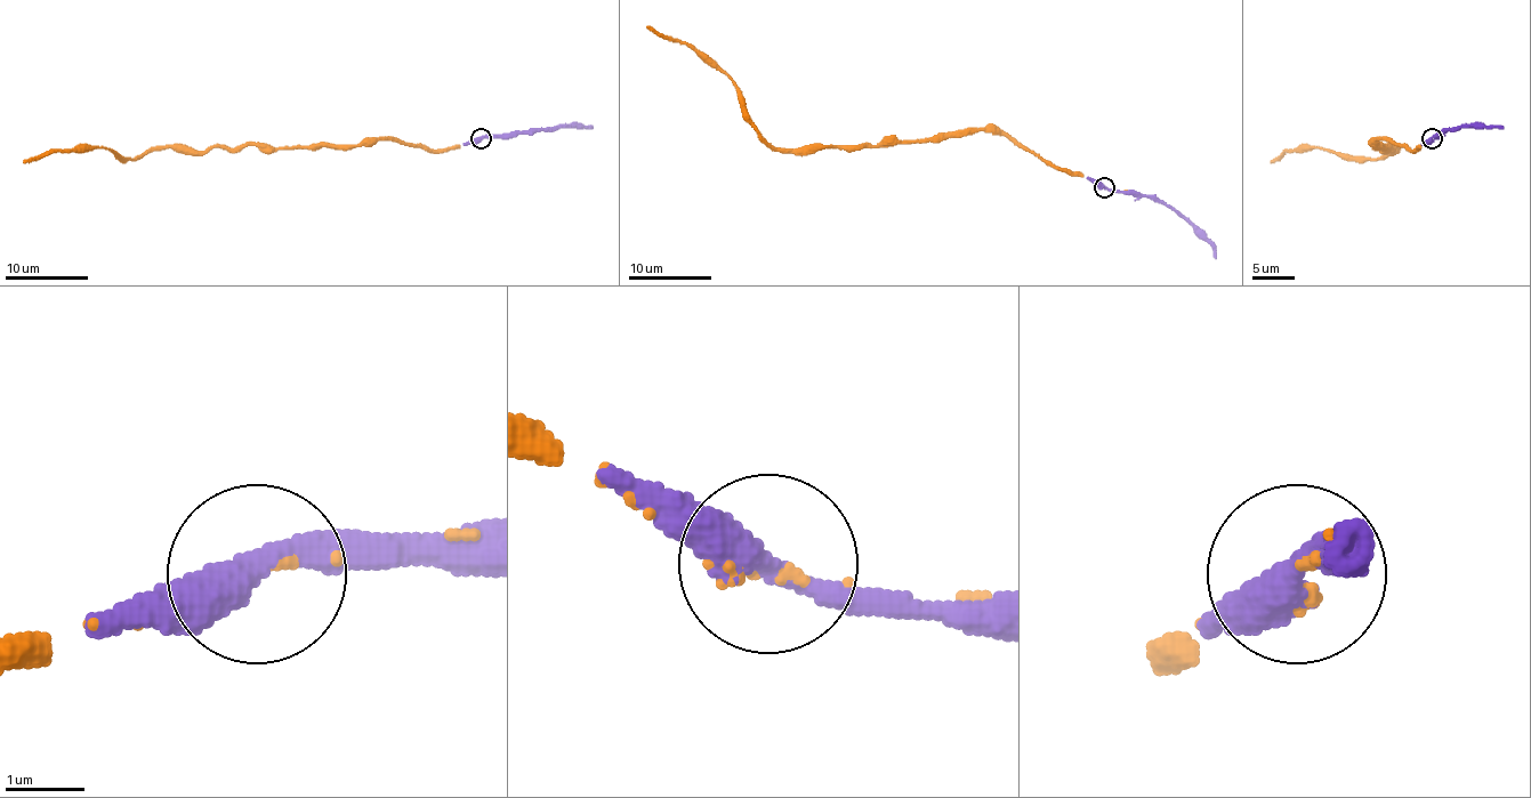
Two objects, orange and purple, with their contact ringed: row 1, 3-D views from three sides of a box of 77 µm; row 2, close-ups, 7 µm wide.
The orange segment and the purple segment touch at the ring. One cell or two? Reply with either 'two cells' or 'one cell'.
one cell

